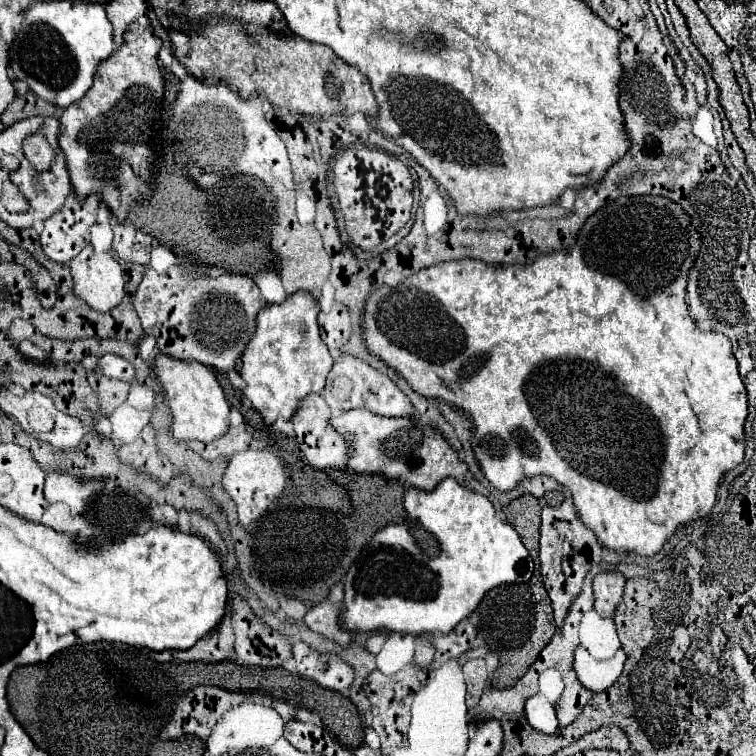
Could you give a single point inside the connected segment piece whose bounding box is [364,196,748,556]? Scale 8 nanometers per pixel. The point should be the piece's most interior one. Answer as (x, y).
(547, 358)

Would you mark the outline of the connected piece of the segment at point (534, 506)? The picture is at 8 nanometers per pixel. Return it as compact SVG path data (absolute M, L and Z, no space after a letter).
M522 496L512 500L504 508L506 522L520 534L524 546L538 554L538 538L540 538L540 502L534 496Z

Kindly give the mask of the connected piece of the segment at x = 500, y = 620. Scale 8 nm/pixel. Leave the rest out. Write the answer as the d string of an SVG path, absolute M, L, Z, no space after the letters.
M534 574L526 584L498 586L482 598L476 616L478 632L492 652L500 652L500 666L492 678L496 688L508 688L526 674L530 664L538 658L542 648L550 642L556 626L552 616L552 602L544 590L540 574Z

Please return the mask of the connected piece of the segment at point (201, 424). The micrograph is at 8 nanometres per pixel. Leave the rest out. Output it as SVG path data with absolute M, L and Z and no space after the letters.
M158 354L154 360L154 372L164 386L164 392L168 396L168 404L174 414L172 434L176 440L212 442L216 438L222 438L230 430L228 400L224 396L222 386L216 380L216 376L204 364L174 360L166 354Z

